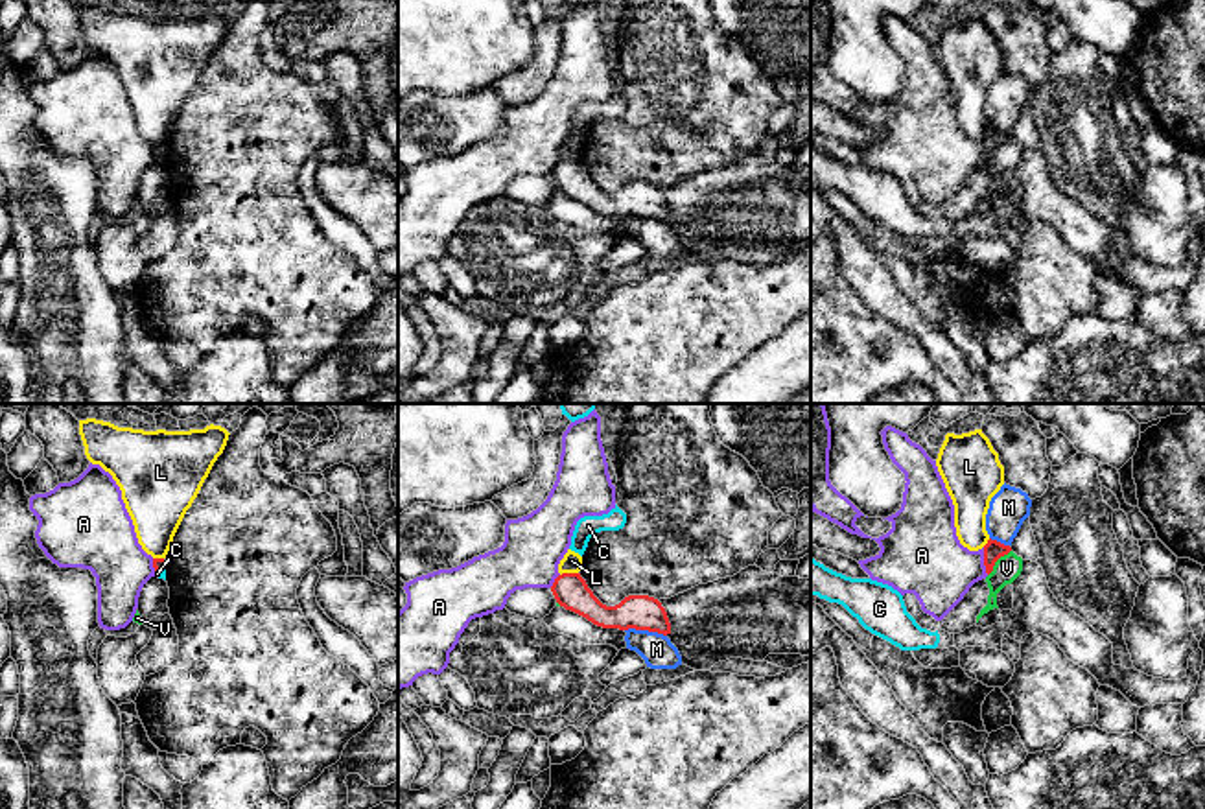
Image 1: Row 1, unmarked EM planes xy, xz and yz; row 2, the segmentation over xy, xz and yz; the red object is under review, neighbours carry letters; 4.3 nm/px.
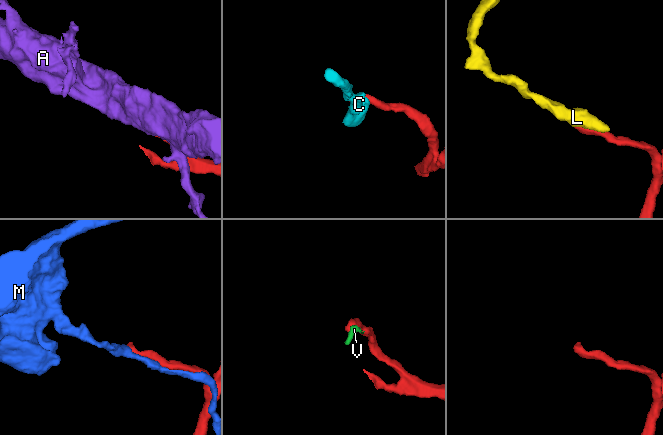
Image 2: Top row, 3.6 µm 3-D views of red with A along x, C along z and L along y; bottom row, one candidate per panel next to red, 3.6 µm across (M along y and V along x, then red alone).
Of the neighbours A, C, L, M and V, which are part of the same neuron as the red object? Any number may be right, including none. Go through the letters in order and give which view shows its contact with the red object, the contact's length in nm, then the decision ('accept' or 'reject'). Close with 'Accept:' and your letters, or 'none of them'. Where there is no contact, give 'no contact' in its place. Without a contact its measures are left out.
A: yz | 120 nm | reject
C: xy | 60 nm | reject
L: xz | 80 nm | reject
M: xz | 190 nm | reject
V: yz | 160 nm | reject
Accept: none of them

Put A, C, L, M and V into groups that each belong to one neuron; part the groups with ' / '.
A / C / L / M / V

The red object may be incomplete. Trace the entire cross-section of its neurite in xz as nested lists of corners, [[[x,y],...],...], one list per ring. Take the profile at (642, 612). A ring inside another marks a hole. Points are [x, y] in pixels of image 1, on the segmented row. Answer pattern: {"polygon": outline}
{"polygon": [[[580,573],[558,575],[551,592],[560,606],[586,617],[597,627],[671,634],[667,612],[654,597],[628,595],[619,604],[606,606],[593,595]]]}

